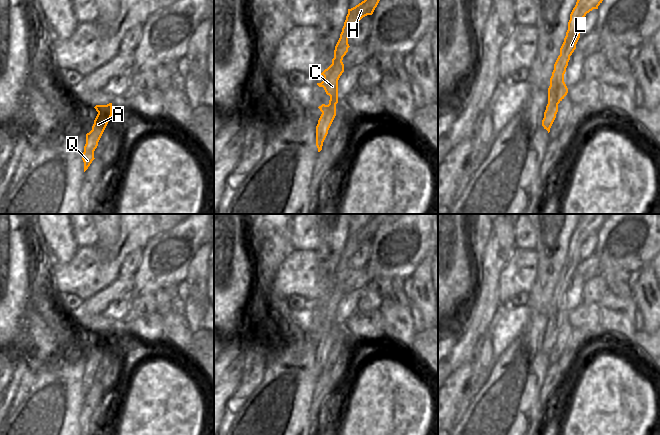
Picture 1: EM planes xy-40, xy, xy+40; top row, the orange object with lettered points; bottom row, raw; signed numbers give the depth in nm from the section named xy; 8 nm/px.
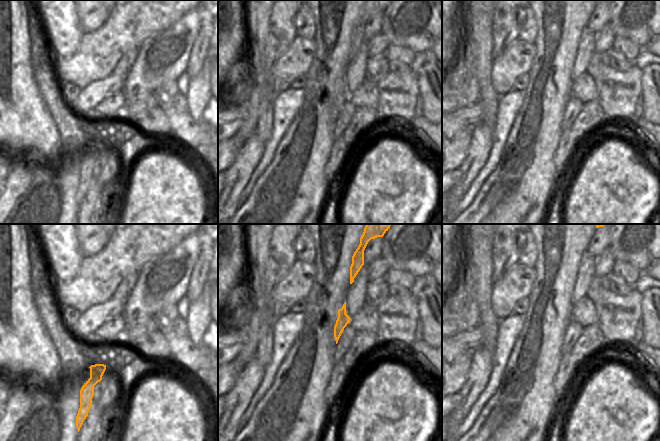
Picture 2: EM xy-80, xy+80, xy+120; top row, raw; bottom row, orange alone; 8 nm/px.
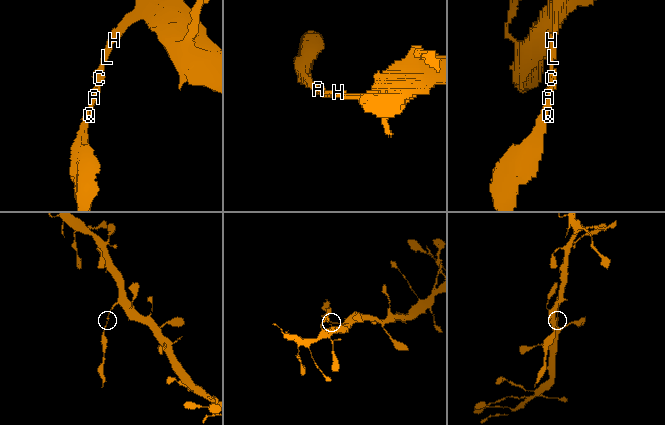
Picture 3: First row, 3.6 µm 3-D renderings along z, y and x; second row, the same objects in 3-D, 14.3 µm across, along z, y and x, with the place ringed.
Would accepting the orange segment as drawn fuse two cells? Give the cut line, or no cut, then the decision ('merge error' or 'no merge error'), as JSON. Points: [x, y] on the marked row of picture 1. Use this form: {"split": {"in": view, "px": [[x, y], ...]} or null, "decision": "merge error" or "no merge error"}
{"split": {"in": "xy", "px": [[334, 50], [342, 57]]}, "decision": "merge error"}

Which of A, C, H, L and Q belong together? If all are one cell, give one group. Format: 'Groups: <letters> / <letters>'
Groups: A C Q / H L.

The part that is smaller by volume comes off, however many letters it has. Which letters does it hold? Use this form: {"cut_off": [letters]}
{"cut_off": ["A", "C", "Q"]}

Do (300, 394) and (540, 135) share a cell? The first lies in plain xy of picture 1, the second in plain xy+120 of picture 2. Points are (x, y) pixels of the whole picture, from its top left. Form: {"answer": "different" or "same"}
{"answer": "same"}

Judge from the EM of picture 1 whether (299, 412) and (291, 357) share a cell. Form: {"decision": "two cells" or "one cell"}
{"decision": "one cell"}

